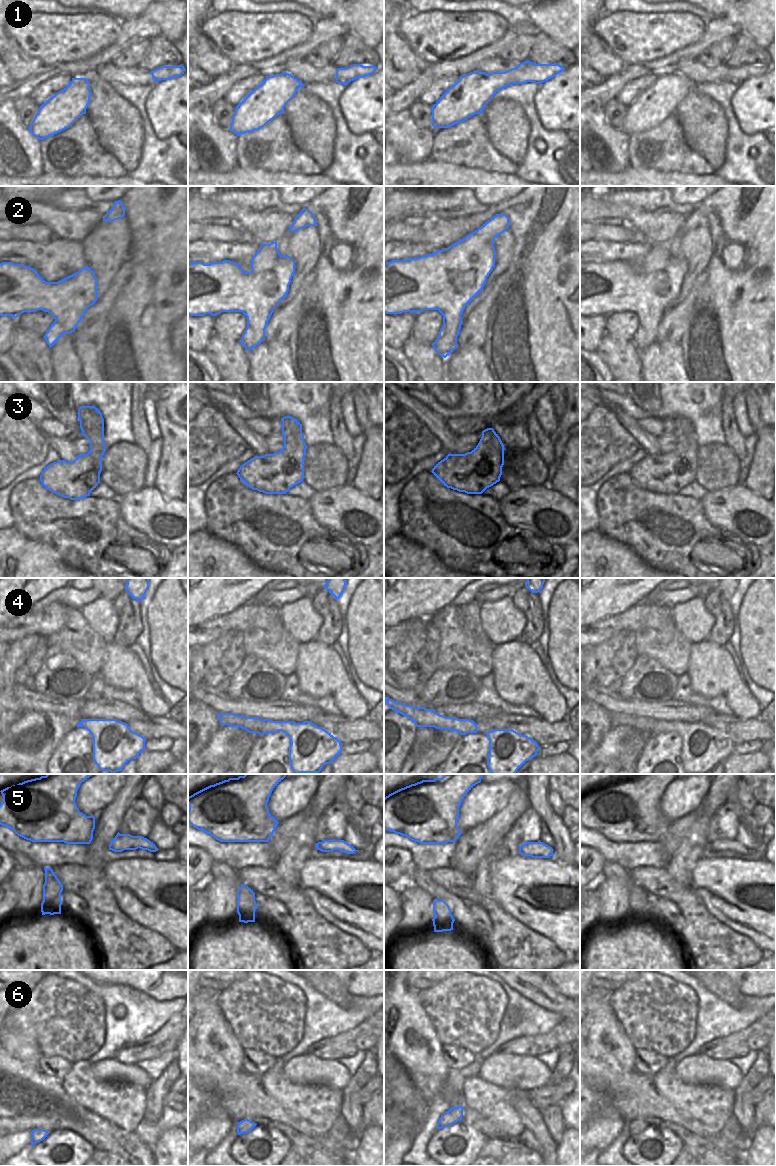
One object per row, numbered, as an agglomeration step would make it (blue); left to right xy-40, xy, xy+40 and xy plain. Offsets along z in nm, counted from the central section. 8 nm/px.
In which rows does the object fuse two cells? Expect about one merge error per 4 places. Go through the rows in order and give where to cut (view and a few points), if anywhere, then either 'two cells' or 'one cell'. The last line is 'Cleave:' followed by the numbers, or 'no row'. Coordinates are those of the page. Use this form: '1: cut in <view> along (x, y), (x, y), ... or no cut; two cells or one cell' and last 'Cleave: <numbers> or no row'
1: no cut; one cell
2: no cut; one cell
3: no cut; one cell
4: no cut; one cell
5: no cut; one cell
6: no cut; one cell
Cleave: no row

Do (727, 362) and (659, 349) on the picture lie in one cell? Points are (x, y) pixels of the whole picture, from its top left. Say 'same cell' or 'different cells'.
different cells

